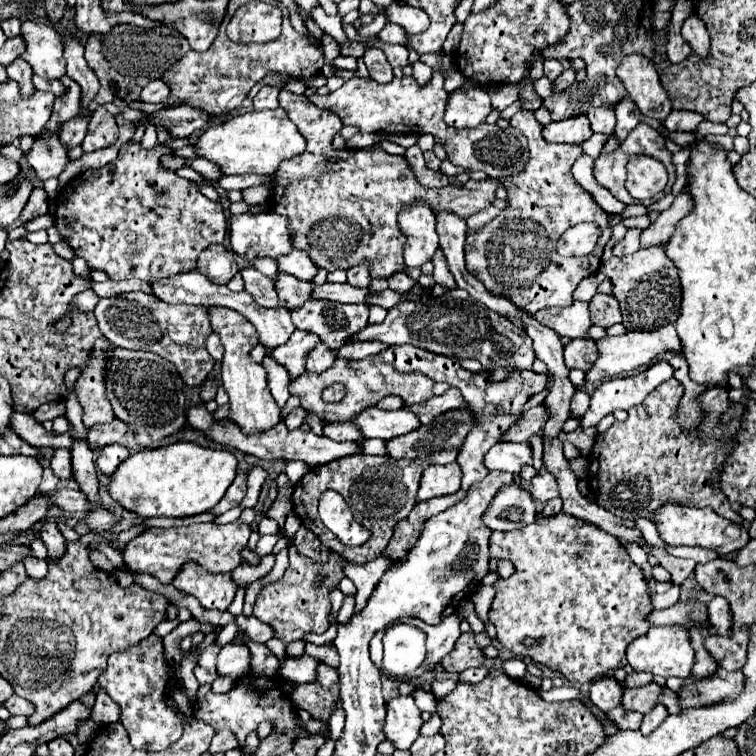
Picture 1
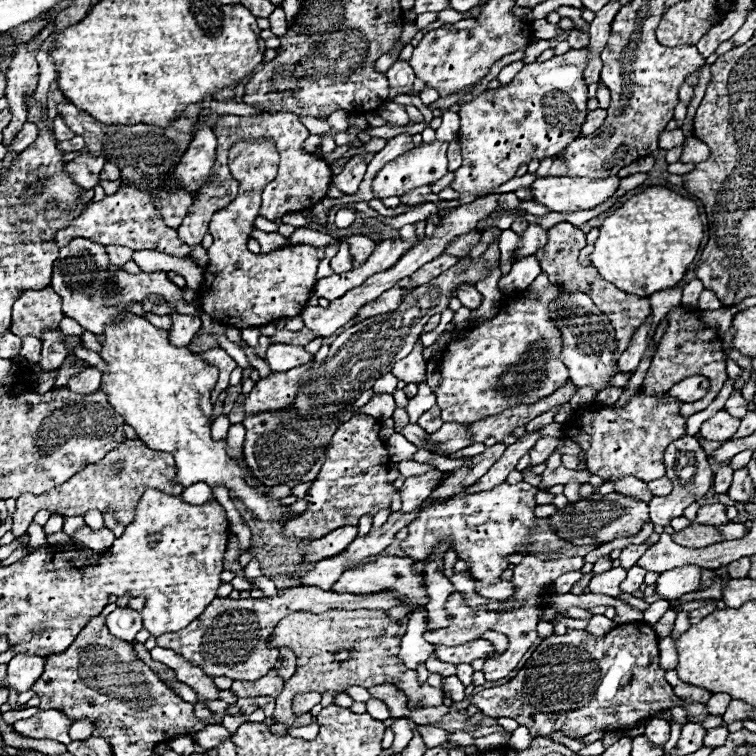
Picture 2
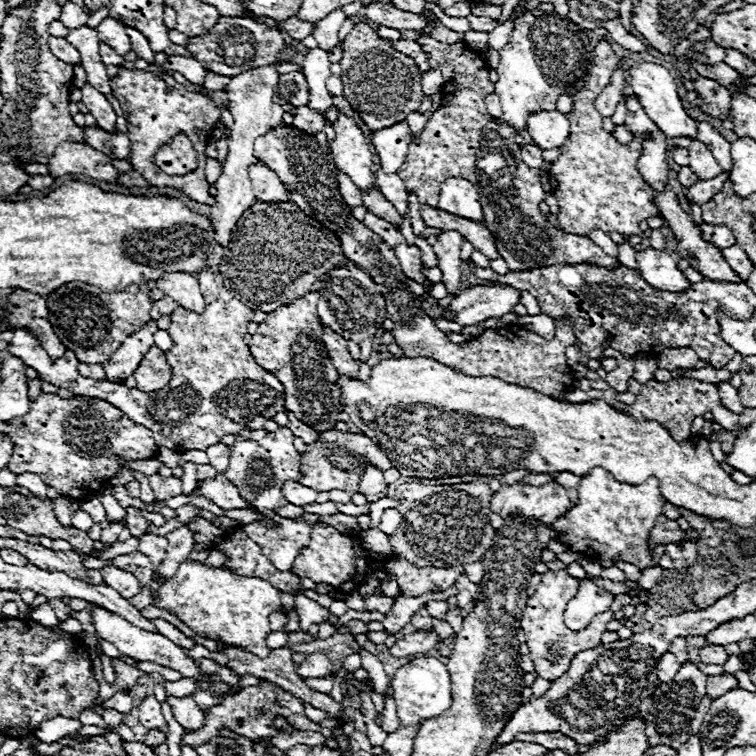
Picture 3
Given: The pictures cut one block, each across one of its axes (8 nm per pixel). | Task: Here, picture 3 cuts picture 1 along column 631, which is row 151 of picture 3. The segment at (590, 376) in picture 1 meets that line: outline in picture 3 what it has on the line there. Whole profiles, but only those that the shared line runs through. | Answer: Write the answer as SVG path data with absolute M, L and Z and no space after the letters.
M340 114L334 124L336 138L330 144L332 160L336 168L352 178L360 190L374 188L376 176L372 172L374 166L374 152L368 136L360 130L354 118Z

